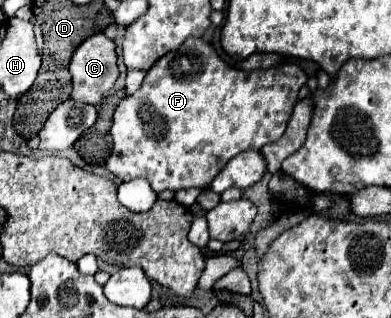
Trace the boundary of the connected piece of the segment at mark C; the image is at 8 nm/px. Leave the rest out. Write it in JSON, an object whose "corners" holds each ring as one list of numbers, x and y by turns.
{"corners":[[103,32,89,36,75,50,75,54,71,58,71,64,69,64,69,70,71,70,71,76,73,76,73,92,71,92,71,98,77,100,77,102,85,102,85,104,97,106,103,100,103,96,109,92,109,88,115,84,117,76,119,76,115,42,109,40]]}

